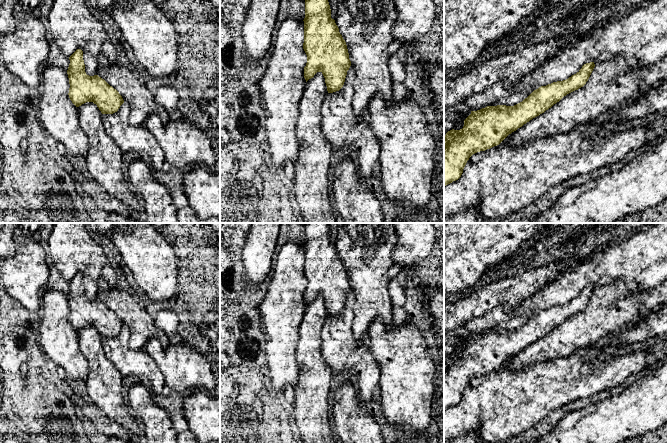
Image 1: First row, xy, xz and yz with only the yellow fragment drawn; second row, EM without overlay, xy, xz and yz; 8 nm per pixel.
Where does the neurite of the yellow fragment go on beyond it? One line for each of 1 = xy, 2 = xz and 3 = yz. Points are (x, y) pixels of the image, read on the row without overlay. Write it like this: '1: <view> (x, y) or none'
1: none
2: none
3: none

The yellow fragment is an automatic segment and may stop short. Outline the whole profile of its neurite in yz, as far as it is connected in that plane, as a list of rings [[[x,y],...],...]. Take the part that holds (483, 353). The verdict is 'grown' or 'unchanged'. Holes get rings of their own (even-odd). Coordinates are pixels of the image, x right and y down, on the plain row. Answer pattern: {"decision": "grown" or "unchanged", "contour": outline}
{"decision": "unchanged", "contour": [[[594,286],[586,287],[568,303],[541,310],[514,330],[487,330],[477,335],[471,335],[471,338],[464,344],[462,353],[452,353],[444,360],[444,411],[461,401],[467,385],[473,378],[499,369],[509,358],[544,337],[564,320],[583,311],[594,291]]]}

